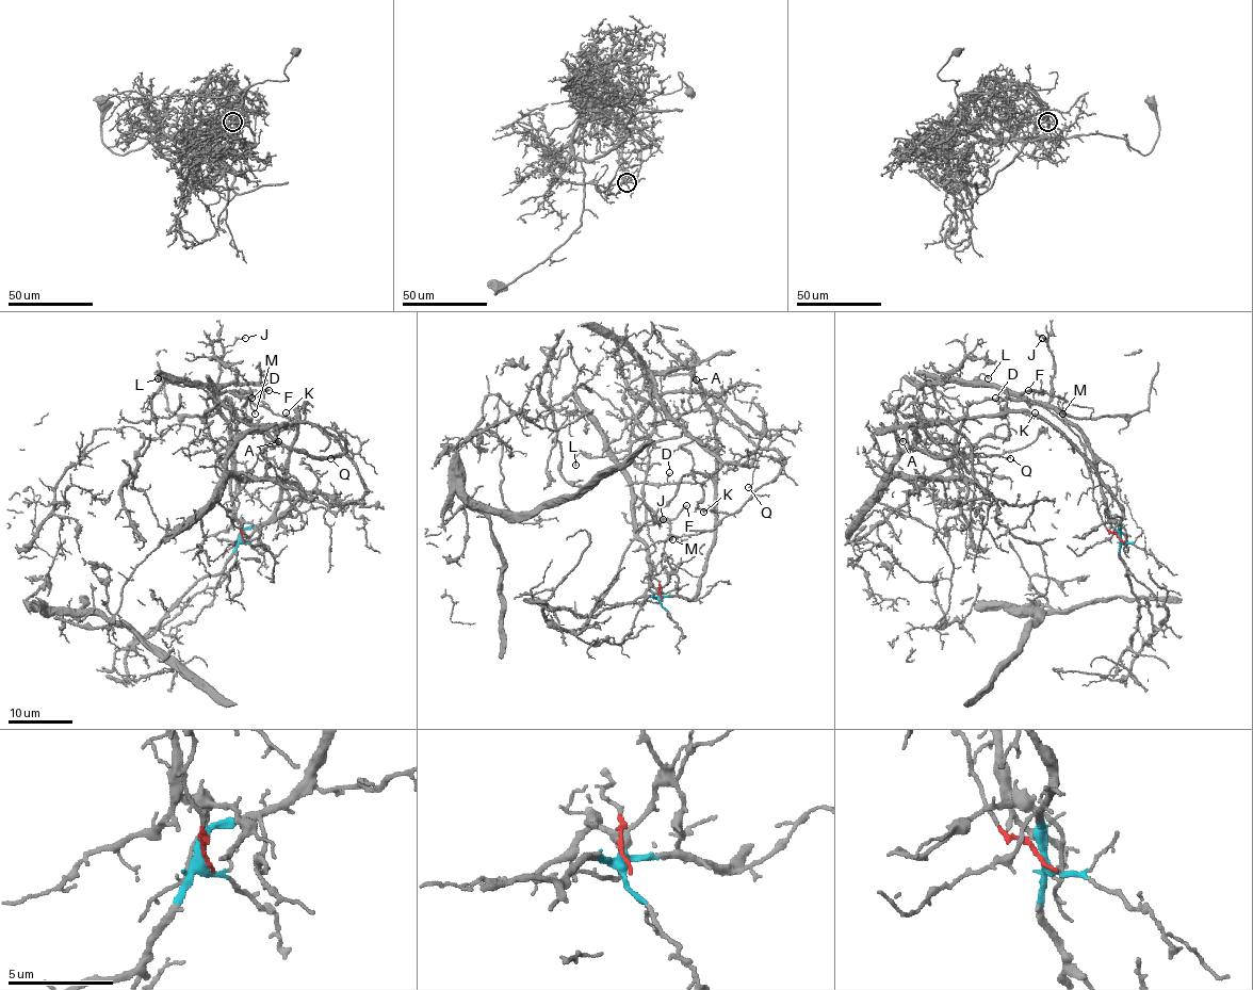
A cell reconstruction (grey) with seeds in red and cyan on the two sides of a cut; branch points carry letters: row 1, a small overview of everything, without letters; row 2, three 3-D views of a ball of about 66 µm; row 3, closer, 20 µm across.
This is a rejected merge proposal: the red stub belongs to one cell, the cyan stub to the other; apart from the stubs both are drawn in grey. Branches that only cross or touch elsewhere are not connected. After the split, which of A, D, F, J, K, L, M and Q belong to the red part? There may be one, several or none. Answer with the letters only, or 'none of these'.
D, F, J, L, M

